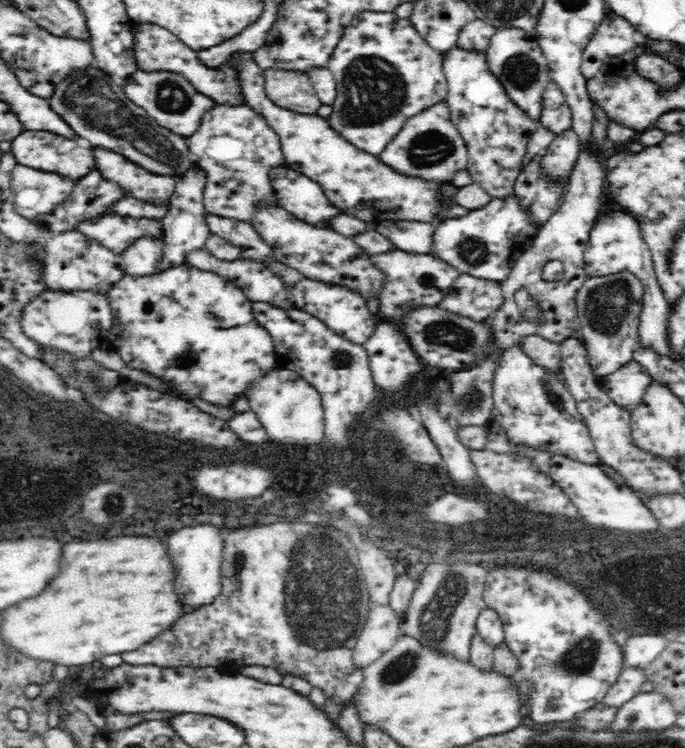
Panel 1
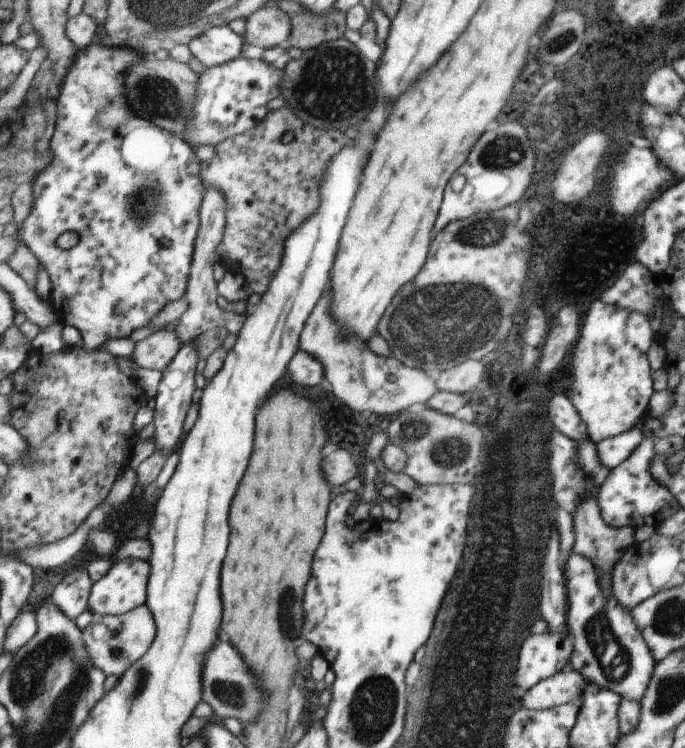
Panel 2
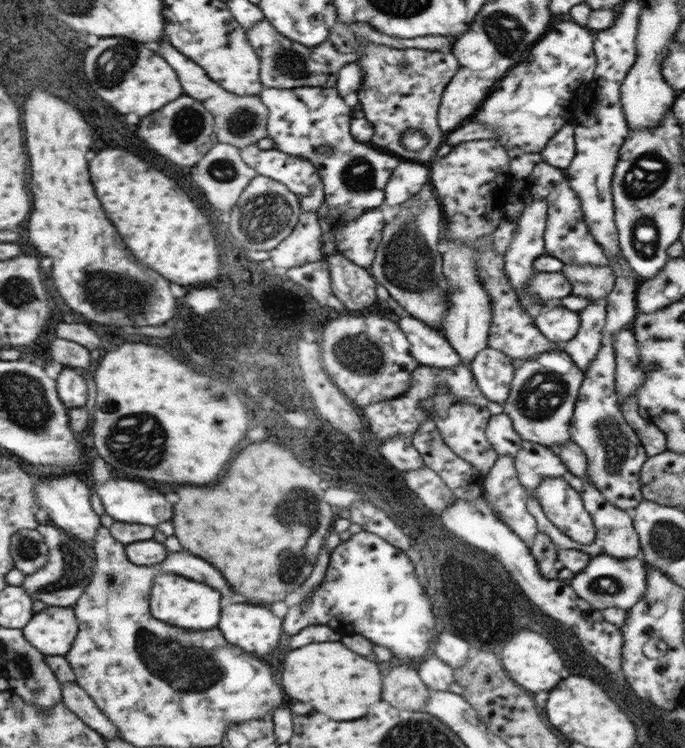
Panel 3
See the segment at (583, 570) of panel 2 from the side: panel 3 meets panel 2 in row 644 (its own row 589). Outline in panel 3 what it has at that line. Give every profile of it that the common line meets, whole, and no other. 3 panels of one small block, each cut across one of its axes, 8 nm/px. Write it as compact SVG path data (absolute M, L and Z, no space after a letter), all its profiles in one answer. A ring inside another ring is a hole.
M595 556L589 560L583 572L573 576L571 584L573 588L577 588L577 596L587 600L595 610L605 612L607 608L623 608L627 612L643 600L647 590L645 576L647 576L647 568L639 556L629 560L613 560L611 556Z

